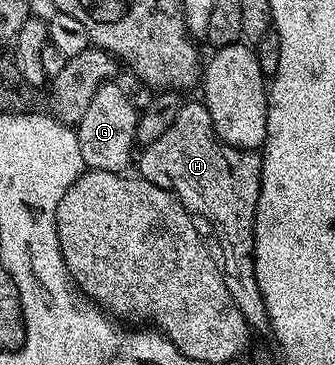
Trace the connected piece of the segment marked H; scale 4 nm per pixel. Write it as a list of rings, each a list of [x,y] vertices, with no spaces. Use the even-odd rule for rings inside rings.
[[[200,100],[188,102],[184,107],[181,105],[177,109],[177,119],[170,128],[159,136],[158,140],[143,147],[138,154],[139,177],[158,188],[171,190],[197,219],[205,218],[209,228],[216,233],[216,238],[220,241],[219,257],[222,259],[222,269],[226,275],[226,288],[230,288],[234,304],[238,304],[242,316],[253,331],[269,329],[266,304],[262,300],[262,292],[258,292],[254,276],[254,220],[260,191],[260,160],[259,153],[239,150],[236,146],[221,142],[210,120],[208,107]]]

